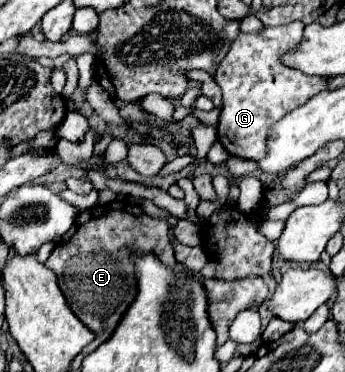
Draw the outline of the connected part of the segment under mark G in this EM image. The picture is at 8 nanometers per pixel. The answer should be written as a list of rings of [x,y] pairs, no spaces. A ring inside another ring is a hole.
[[[292,21],[290,25],[264,27],[264,31],[256,35],[238,33],[232,41],[232,49],[222,59],[214,81],[222,89],[222,111],[218,121],[218,135],[224,137],[220,143],[228,153],[242,159],[262,159],[264,143],[270,123],[282,119],[288,111],[304,105],[312,95],[324,89],[328,79],[308,77],[302,71],[280,65],[280,55],[284,51],[294,51],[302,39],[302,21]],[[238,153],[254,153],[254,155],[238,155]]]

